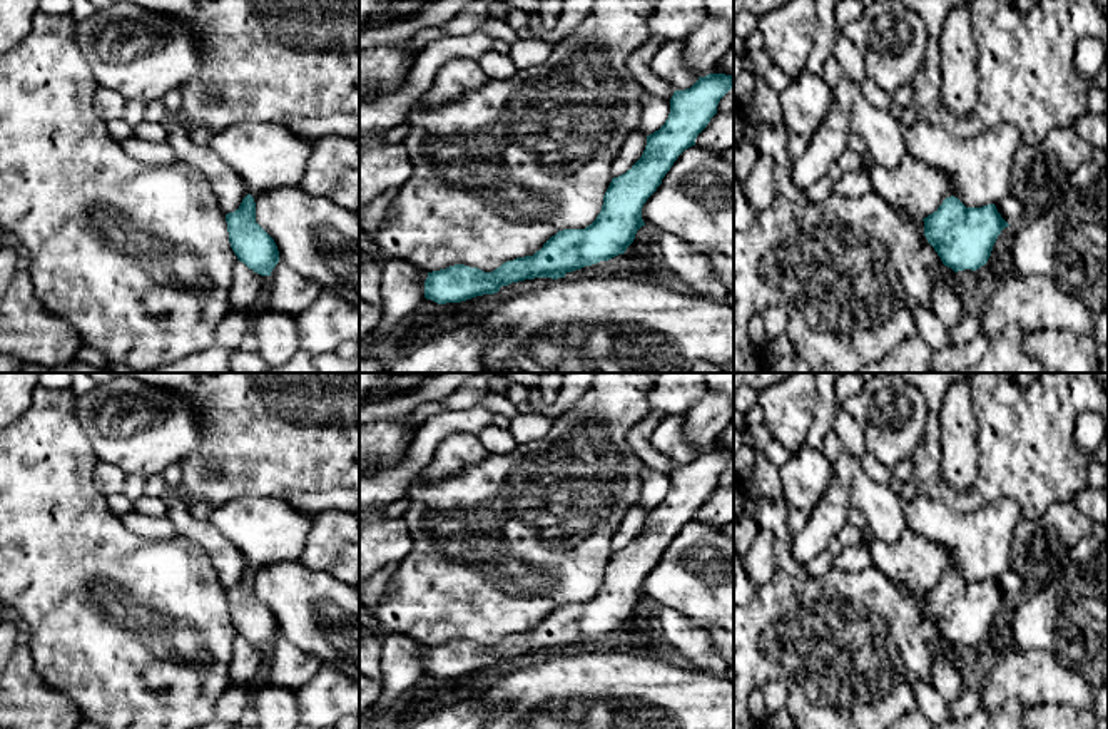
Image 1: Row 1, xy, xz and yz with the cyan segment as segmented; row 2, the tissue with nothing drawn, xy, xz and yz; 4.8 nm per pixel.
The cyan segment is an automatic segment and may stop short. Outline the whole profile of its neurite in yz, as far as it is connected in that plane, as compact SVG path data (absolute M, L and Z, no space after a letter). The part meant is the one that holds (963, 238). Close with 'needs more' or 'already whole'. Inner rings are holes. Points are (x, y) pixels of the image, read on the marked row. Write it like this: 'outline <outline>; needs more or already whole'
outline M951 196L924 221L924 236L934 247L943 264L954 273L984 266L993 246L1009 224L994 204L966 207Z; already whole

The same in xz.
outline M709 74L685 90L675 90L670 99L670 114L665 124L647 135L647 145L642 157L622 176L613 177L597 219L585 229L563 229L551 236L533 256L516 257L503 263L491 273L465 264L455 264L446 269L428 273L424 281L424 298L438 304L461 303L483 294L495 294L501 286L535 278L565 278L567 273L585 266L608 261L623 254L633 242L637 231L645 226L642 207L647 199L662 184L677 157L689 147L695 145L697 135L707 127L717 114L720 99L734 87L734 75Z; already whole

